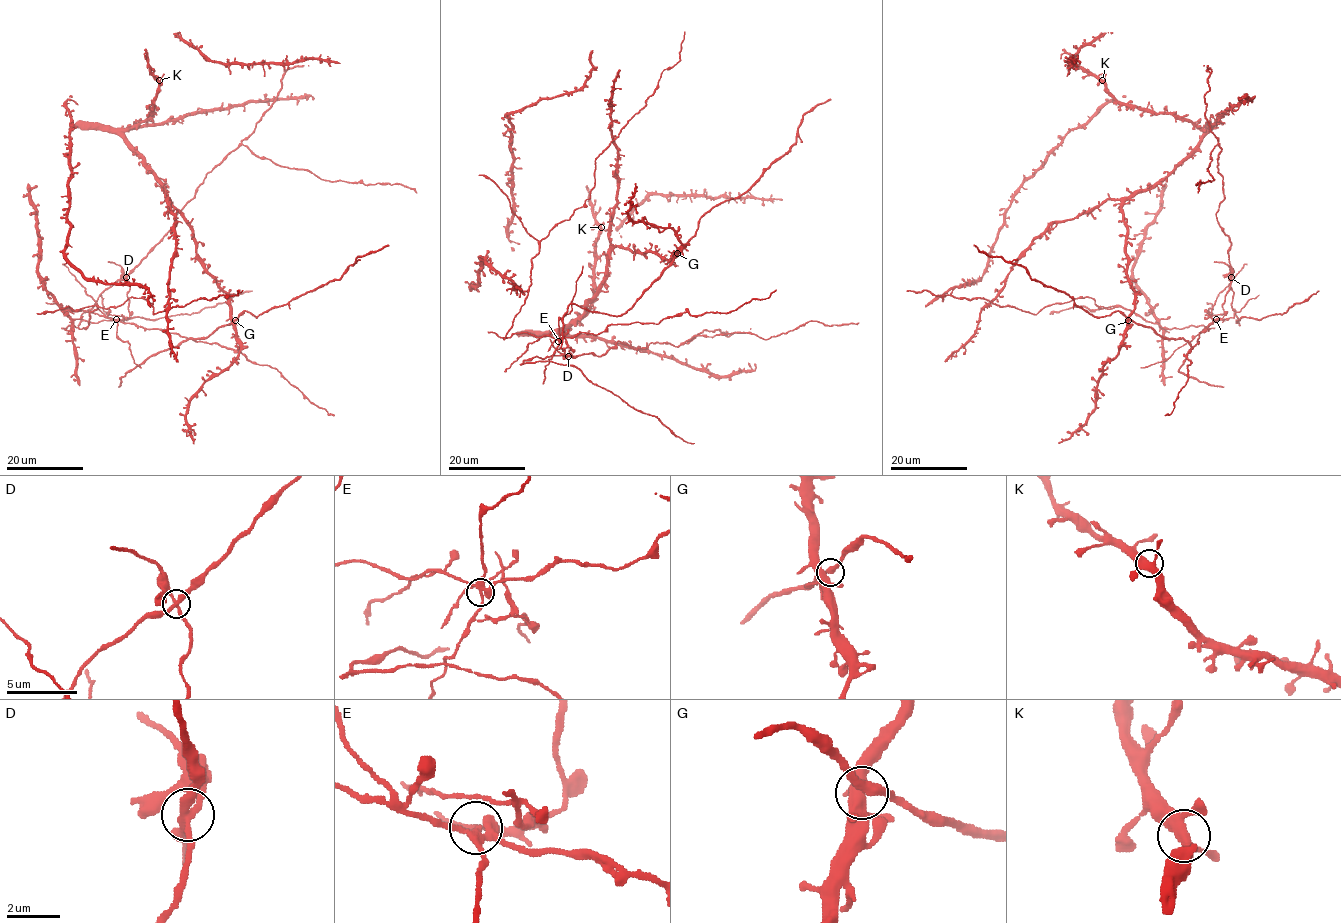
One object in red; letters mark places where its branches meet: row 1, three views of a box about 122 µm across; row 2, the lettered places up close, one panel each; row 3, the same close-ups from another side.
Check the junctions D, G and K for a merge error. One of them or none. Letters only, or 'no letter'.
D

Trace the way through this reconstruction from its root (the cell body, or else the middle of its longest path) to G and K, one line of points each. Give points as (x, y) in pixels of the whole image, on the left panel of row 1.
G: (207, 271), (227, 294), (229, 315), (235, 320)
K: (207, 271), (196, 253), (196, 240), (190, 223), (168, 200), (159, 178), (124, 133), (151, 115), (159, 80)

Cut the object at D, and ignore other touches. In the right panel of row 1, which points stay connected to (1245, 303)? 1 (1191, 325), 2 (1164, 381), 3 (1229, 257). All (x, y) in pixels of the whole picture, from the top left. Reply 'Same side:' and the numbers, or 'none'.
Same side: none

